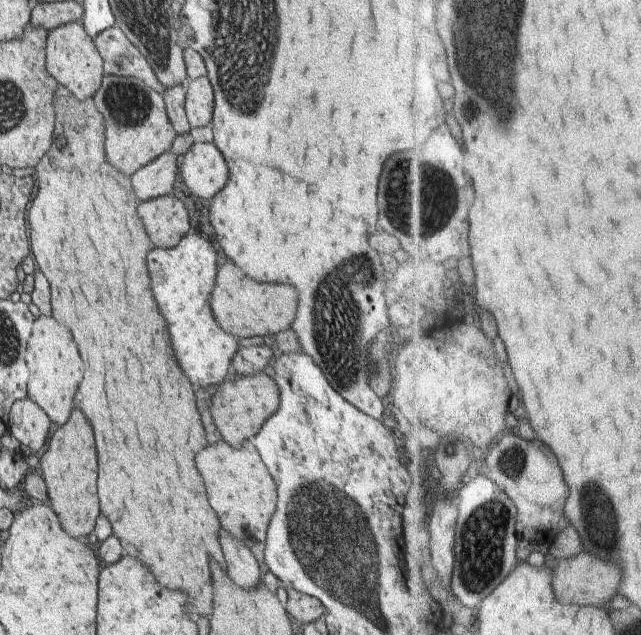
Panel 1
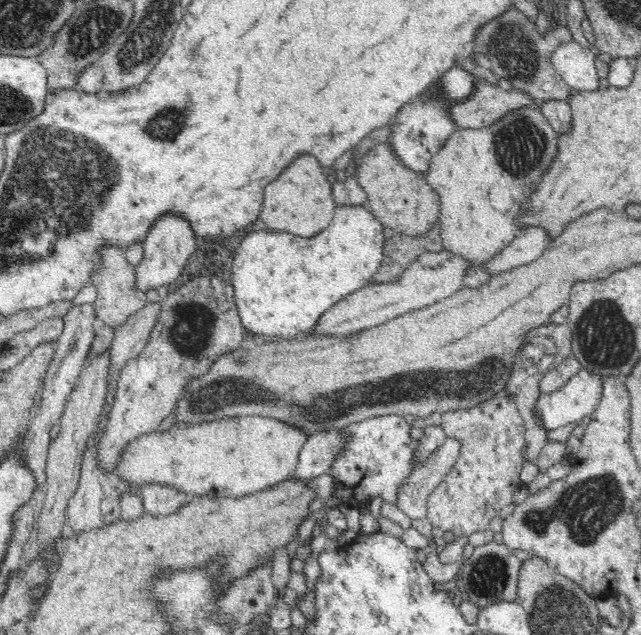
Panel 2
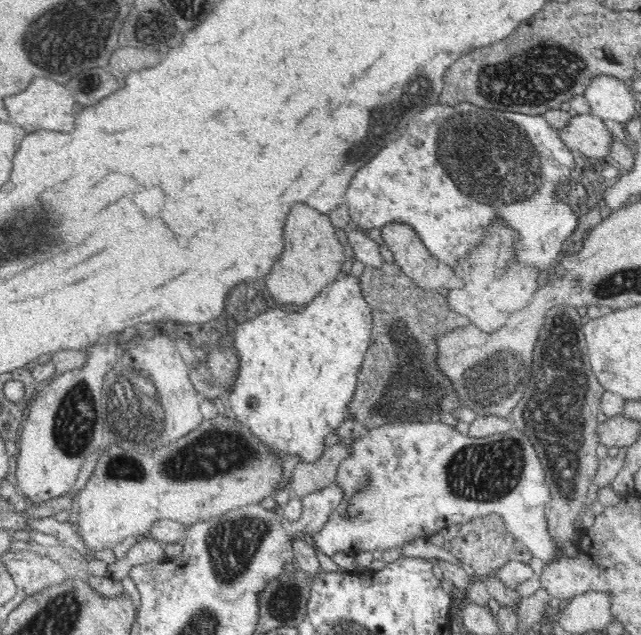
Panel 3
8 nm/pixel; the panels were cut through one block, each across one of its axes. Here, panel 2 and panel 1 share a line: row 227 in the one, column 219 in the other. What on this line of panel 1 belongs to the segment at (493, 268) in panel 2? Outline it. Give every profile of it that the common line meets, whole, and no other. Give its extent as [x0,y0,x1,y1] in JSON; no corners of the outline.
[218,528,260,588]

